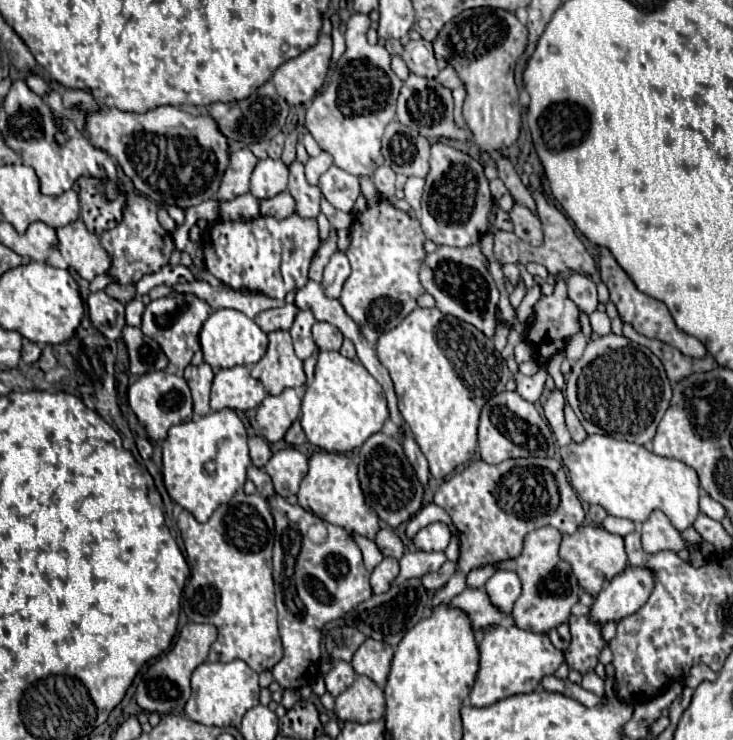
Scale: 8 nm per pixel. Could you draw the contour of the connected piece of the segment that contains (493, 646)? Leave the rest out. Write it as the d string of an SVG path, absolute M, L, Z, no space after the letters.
M517 626L489 628L489 632L485 632L479 644L479 656L481 656L479 672L471 690L471 704L479 708L491 706L515 694L537 690L541 678L547 674L555 674L555 670L565 662L563 652L551 644L547 634L533 634Z

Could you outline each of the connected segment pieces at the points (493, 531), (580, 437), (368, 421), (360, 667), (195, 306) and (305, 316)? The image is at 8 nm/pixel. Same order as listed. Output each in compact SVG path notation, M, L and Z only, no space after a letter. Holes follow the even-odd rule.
M517 458L505 460L499 466L491 466L483 460L471 462L463 472L451 476L439 486L433 502L451 516L455 528L459 530L461 554L455 574L441 590L435 592L431 610L439 604L449 604L453 596L465 590L465 576L469 570L517 558L523 550L523 538L531 530L553 526L561 534L571 534L577 532L585 520L583 506L557 458ZM545 494L549 494L547 502L543 502ZM553 494L559 496L557 504L551 502Z
M565 404L565 420L567 420L567 428L569 428L571 438L573 438L577 444L581 444L581 442L587 438L587 432L583 430L581 422L577 420L577 416L573 414L573 410L571 410L569 404Z
M319 352L315 380L305 390L299 418L305 436L313 446L327 452L351 452L379 432L387 418L385 392L363 364L349 360L339 352Z
M367 638L353 654L351 666L357 674L369 676L379 688L383 688L389 676L391 658L393 658L393 648L389 644Z
M175 294L175 296L165 296L159 300L151 300L151 304L147 304L145 312L143 312L143 324L141 330L151 336L155 342L159 342L159 346L163 348L163 352L167 354L169 362L175 364L179 370L183 370L195 352L201 350L199 344L199 332L205 324L205 320L211 316L213 308L197 298L195 294Z
M303 310L303 312L297 314L297 318L295 318L295 322L293 322L291 330L289 330L291 332L291 338L293 338L295 354L301 360L309 358L313 354L313 350L315 350L315 340L311 336L311 328L313 328L315 322L317 322L315 316L311 316L311 312Z

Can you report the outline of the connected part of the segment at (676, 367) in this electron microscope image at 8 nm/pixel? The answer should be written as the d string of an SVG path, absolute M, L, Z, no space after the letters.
M631 324L623 326L623 336L627 336L629 340L633 340L633 342L637 342L641 346L651 348L651 352L655 352L655 356L659 356L659 360L663 362L663 366L665 366L667 376L669 376L671 382L677 382L677 380L693 374L693 372L707 372L715 364L715 360L711 356L707 356L703 360L687 358L679 350L675 350L673 346L669 346L669 344L663 344L659 340L649 340L647 336L637 334Z

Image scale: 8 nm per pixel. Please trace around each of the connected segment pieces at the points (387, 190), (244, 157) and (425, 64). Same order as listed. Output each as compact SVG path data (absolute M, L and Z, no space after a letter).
M379 166L375 170L375 176L373 176L373 182L375 182L375 188L385 196L393 196L395 194L395 172L389 168L389 166Z
M241 148L237 152L231 152L229 168L223 174L217 198L219 200L233 200L241 194L247 194L249 192L249 178L251 178L255 164L257 164L257 158L249 148Z
M421 38L421 40L405 42L405 52L401 54L401 58L409 66L409 70L417 76L435 78L439 74L437 58L435 58L435 52L433 52L429 40Z

